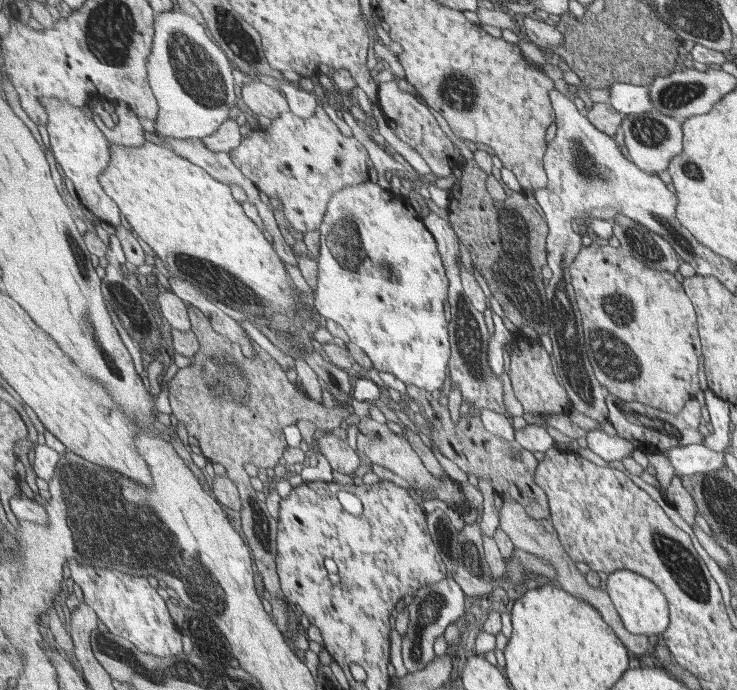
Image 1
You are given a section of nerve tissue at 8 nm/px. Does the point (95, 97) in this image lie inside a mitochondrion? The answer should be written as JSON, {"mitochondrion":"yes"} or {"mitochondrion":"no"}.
{"mitochondrion":"no"}

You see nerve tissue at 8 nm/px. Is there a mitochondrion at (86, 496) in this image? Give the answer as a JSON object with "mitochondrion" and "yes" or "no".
{"mitochondrion":"yes"}

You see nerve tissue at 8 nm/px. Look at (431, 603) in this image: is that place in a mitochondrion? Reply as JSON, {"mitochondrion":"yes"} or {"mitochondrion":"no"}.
{"mitochondrion":"yes"}

